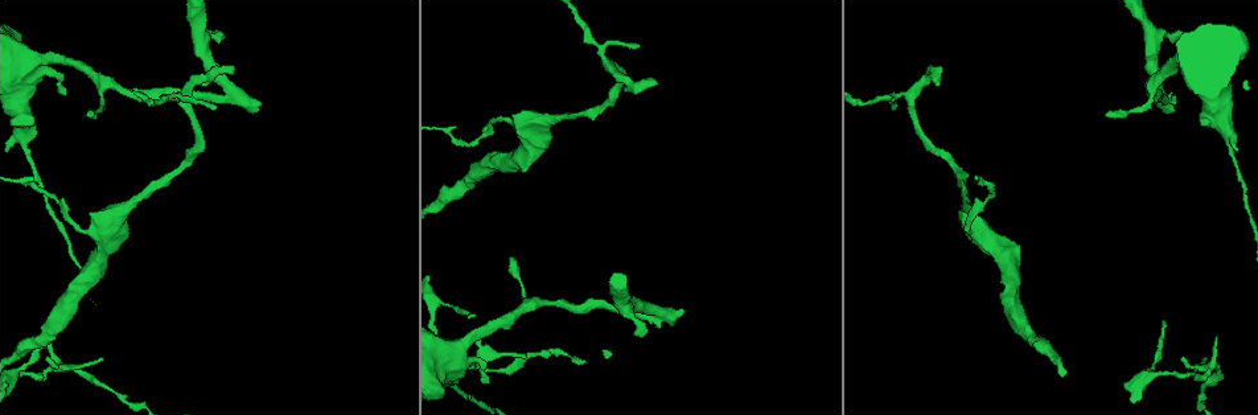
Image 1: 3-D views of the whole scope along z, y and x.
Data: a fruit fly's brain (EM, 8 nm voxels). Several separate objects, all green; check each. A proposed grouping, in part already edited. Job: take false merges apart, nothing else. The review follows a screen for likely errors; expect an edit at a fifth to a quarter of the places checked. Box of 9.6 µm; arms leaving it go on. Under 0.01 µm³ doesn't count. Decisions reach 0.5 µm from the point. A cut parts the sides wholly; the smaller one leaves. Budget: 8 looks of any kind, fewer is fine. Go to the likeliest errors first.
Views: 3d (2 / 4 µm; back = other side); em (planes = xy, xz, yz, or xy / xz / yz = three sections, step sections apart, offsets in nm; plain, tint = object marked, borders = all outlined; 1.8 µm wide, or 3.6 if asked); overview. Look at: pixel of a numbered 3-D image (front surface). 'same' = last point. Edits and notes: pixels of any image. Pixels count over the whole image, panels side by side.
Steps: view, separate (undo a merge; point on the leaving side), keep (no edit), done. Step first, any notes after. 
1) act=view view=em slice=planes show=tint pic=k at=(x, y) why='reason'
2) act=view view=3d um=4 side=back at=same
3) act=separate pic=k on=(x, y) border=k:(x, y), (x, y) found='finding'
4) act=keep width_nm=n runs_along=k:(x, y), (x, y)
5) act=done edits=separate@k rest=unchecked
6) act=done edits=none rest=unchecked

act=view view=em um=3.6 slice=planes show=tint pic=1 at=(908, 96) why='three arms meet'

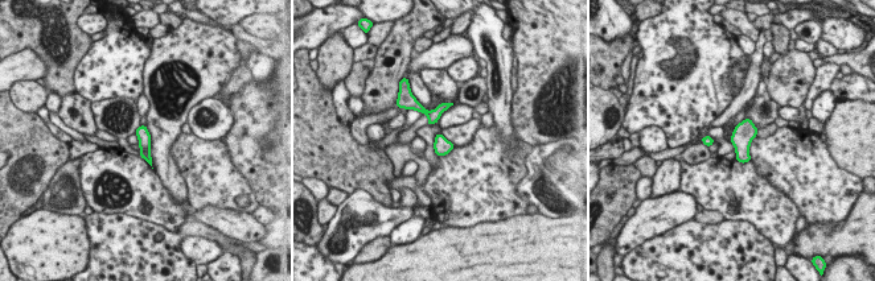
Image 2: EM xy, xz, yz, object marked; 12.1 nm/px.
act=keep width_nm=160 found='one neuron here'

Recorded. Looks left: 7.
act=view view=3d um=2 pic=1 at=(651, 313) why='branch point'

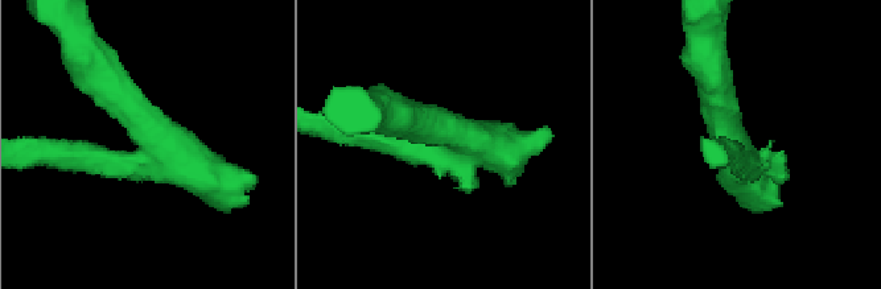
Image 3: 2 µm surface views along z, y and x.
act=view view=em slice=planes show=tint pic=3 at=(743, 156) why='now the EM'

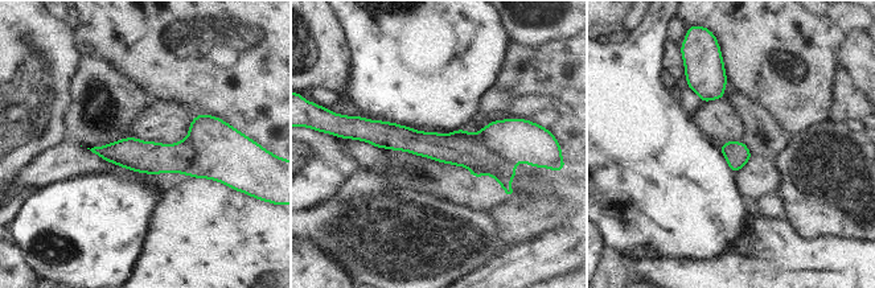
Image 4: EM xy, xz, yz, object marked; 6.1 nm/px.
act=separate pic=4 on=(512, 139) border=4:(477, 134), (498, 156), (516, 161) found='a second neuron is stuck on'

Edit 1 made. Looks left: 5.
act=view view=overview

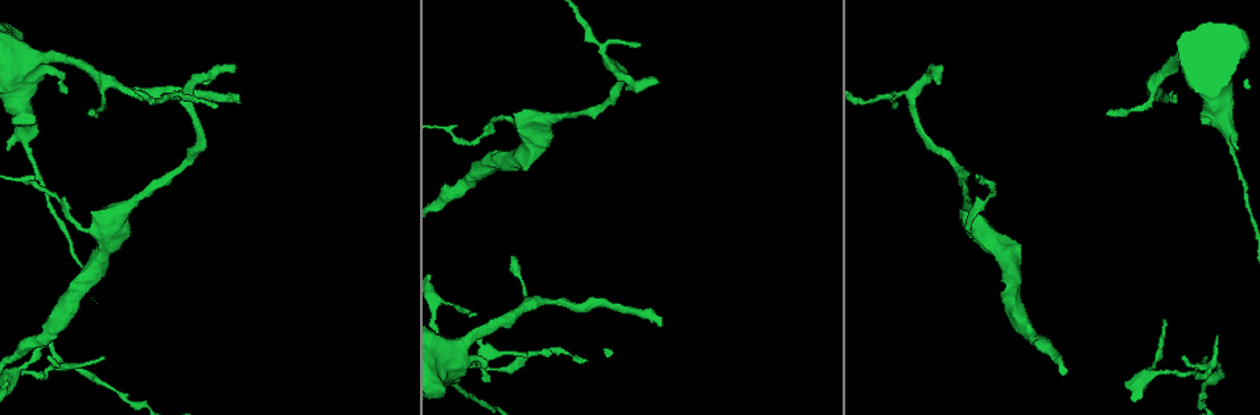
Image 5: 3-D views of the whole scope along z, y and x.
act=view view=em slice=xy step=16 show=tint pic=5 at=(1152, 81) why='three-way junction'

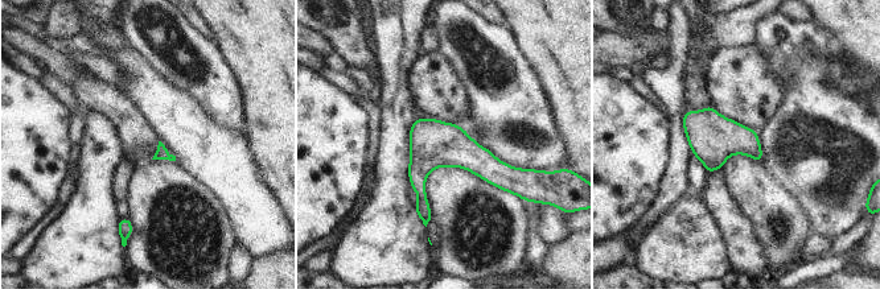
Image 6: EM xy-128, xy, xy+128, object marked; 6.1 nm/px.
act=view view=em slice=planes show=tint at=same

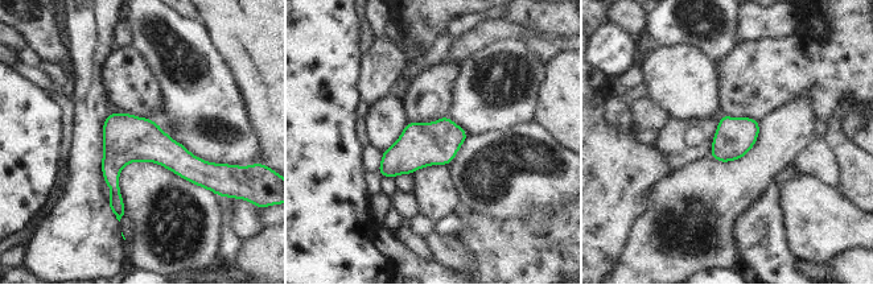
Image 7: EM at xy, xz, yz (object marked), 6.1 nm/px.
act=keep found='one neuron here'

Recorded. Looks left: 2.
act=done edits=separate@4 rest=unchecked

